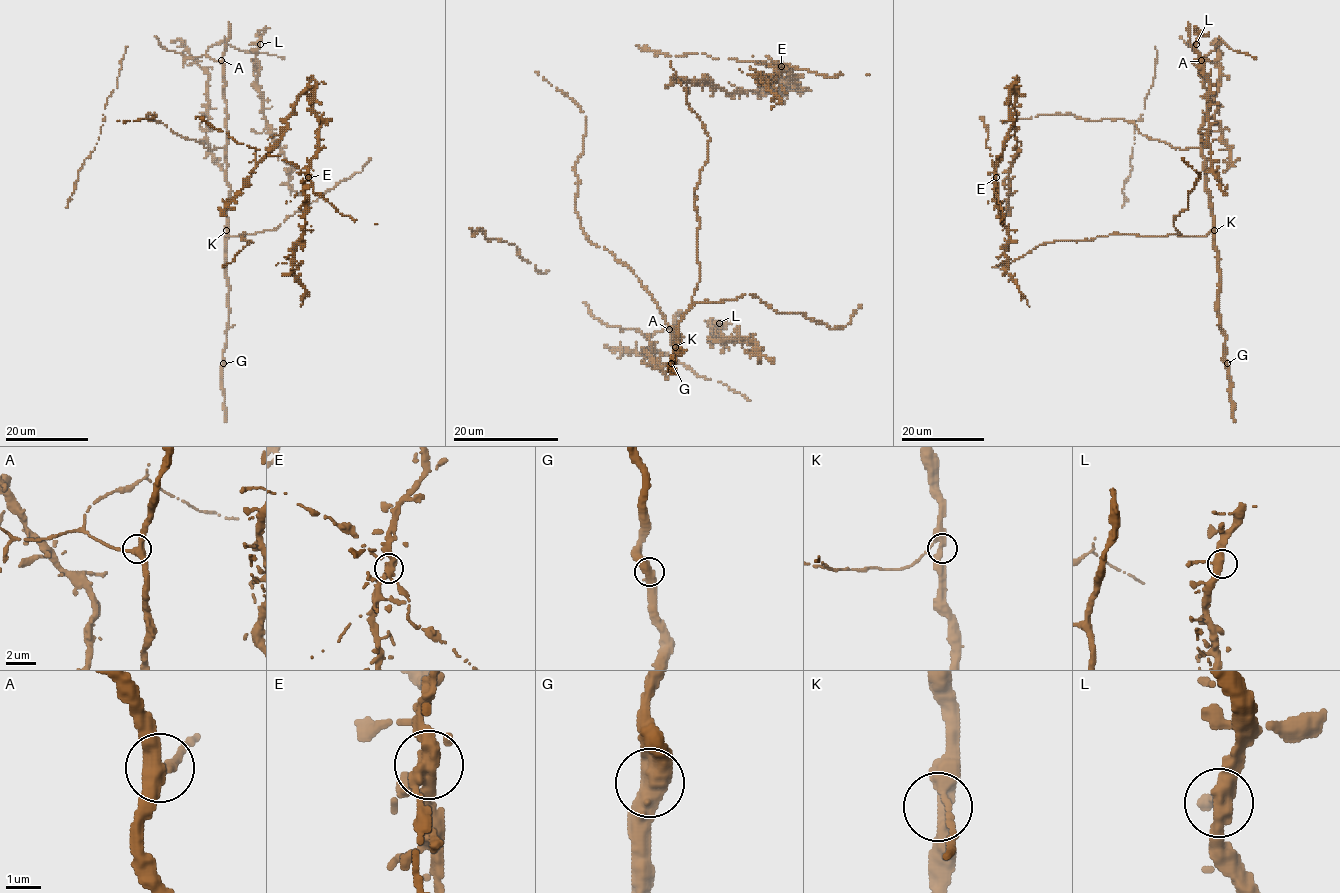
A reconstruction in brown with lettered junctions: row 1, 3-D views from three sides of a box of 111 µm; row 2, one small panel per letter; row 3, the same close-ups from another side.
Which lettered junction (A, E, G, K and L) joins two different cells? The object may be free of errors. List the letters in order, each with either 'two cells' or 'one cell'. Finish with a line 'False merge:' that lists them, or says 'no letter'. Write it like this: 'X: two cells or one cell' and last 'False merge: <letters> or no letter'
A: one cell
E: two cells
G: one cell
K: one cell
L: one cell
False merge: E

